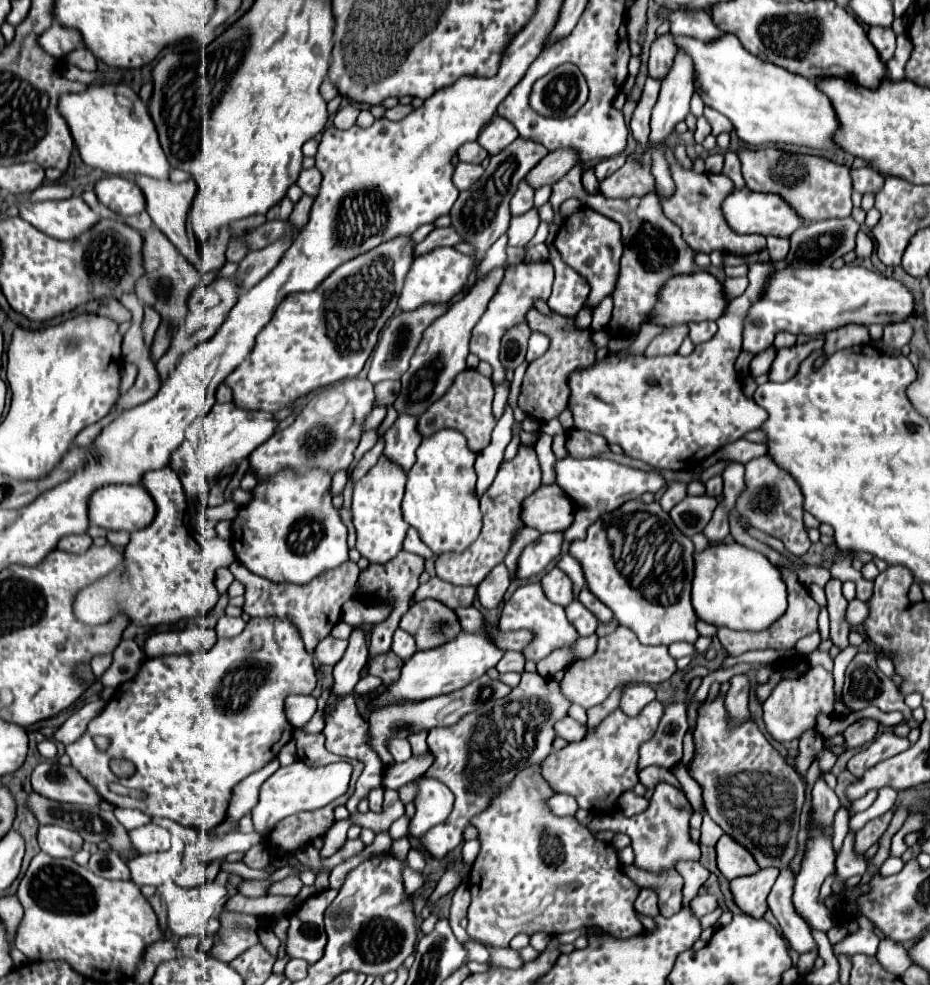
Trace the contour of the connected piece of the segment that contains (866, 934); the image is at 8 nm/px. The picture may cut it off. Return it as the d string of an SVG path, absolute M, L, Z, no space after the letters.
M860 913L856 915L856 921L858 921L858 931L852 933L850 937L846 937L844 941L840 941L834 947L834 953L848 953L848 955L866 953L866 955L876 955L878 943L880 943L878 935L874 933L876 925L863 915L860 915Z

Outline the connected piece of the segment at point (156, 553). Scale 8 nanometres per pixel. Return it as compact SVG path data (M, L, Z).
M170 467L146 473L142 485L152 493L158 507L156 519L150 527L130 535L122 565L116 571L76 593L72 607L76 619L84 625L104 625L116 615L128 617L130 625L136 627L174 625L180 619L208 615L220 597L214 587L214 573L218 567L228 567L234 561L230 543L216 537L214 547L210 541L204 549L200 543L190 541L184 521L188 507L186 495L178 475Z

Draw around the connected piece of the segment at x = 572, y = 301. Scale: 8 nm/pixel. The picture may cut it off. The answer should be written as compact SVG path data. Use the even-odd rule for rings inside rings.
M556 249L550 251L548 261L556 269L556 281L554 281L552 295L548 299L548 307L564 317L574 317L586 305L590 285L580 273L570 271L570 267L560 259Z

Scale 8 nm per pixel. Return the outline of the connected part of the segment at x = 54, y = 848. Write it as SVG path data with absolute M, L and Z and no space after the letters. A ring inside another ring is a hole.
M42 825L38 831L40 849L52 857L74 857L82 849L82 839L76 831L56 825Z

